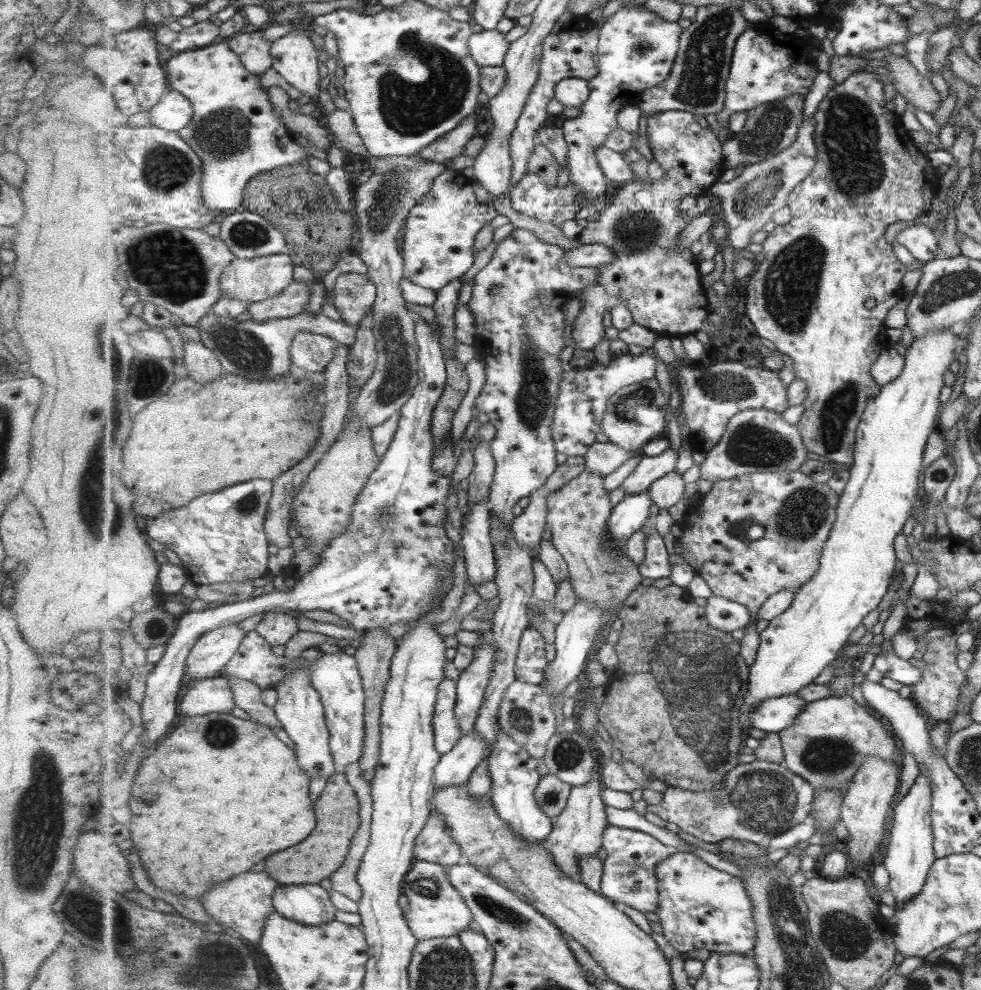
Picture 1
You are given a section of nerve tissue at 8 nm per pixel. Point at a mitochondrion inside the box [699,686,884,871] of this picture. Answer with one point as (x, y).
(761, 801)

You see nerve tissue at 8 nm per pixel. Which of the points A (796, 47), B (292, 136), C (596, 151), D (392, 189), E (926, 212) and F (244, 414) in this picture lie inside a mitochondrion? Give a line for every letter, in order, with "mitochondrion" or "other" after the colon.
A: other
B: other
C: other
D: mitochondrion
E: other
F: other

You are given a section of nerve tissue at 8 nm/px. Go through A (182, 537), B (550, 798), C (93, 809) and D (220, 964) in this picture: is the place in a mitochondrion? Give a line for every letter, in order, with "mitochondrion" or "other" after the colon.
A: other
B: mitochondrion
C: other
D: mitochondrion

